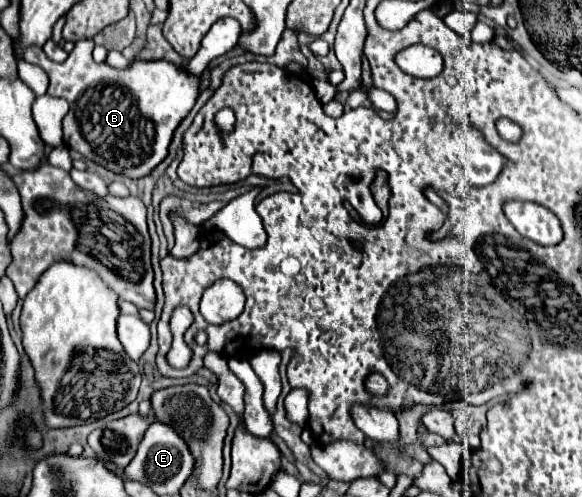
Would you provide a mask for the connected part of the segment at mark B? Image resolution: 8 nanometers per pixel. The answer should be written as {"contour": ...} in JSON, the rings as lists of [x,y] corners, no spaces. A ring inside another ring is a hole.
{"contour":[[[78,41],[66,63],[54,63],[46,57],[42,47],[22,47],[22,57],[28,63],[40,65],[48,77],[48,95],[62,97],[70,103],[70,111],[64,117],[64,143],[76,149],[86,159],[132,179],[146,177],[166,155],[172,141],[172,133],[178,123],[190,113],[200,95],[200,75],[192,75],[186,67],[178,67],[170,61],[140,61],[134,59],[126,69],[110,67],[108,63],[96,63],[92,59],[92,41]]]}

